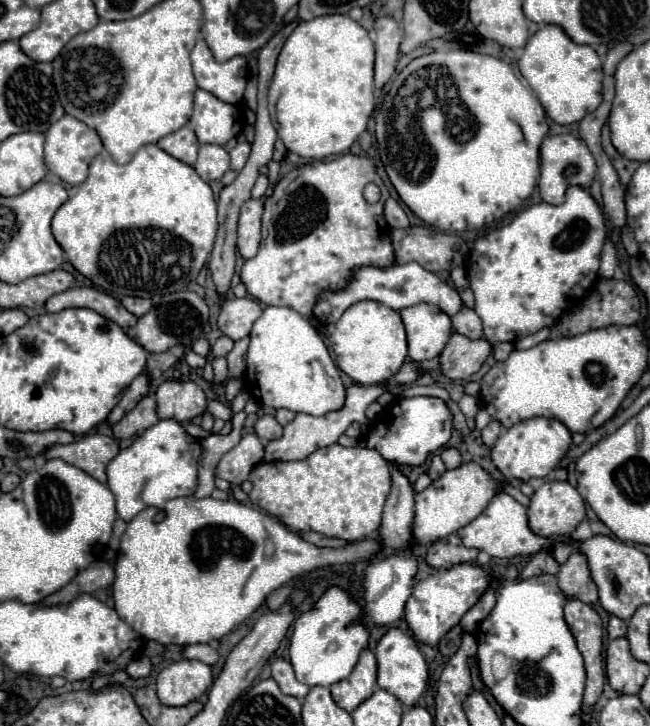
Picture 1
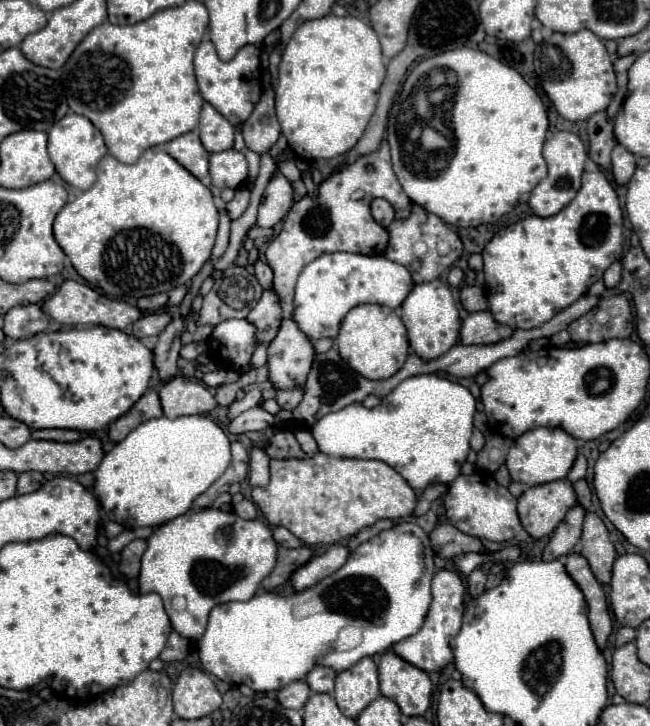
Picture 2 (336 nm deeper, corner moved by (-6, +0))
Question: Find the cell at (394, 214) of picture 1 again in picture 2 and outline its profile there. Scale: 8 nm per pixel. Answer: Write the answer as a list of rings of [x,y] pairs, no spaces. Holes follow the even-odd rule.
[[[374,199],[372,201],[372,217],[382,225],[388,227],[394,221],[394,207],[386,199]]]

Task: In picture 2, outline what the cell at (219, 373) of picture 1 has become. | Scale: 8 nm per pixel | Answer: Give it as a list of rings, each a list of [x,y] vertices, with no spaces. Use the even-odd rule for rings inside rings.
[[[242,379],[236,381],[236,383],[230,383],[230,385],[220,385],[220,387],[216,389],[216,401],[218,401],[218,405],[228,407],[228,405],[236,399],[236,393],[238,393],[240,389],[244,389],[244,385],[240,385],[240,383],[242,383]]]

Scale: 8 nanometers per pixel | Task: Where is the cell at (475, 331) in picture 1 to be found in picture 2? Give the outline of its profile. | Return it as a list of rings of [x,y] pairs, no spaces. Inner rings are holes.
[[[464,287],[460,291],[460,303],[462,307],[468,311],[468,313],[474,313],[474,311],[482,311],[482,309],[488,309],[488,297],[486,297],[486,291],[482,287]]]

